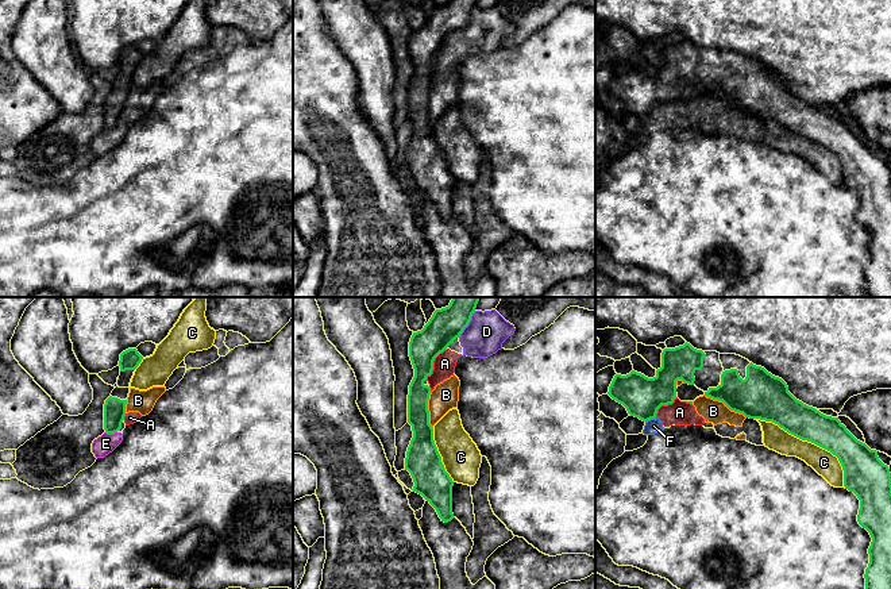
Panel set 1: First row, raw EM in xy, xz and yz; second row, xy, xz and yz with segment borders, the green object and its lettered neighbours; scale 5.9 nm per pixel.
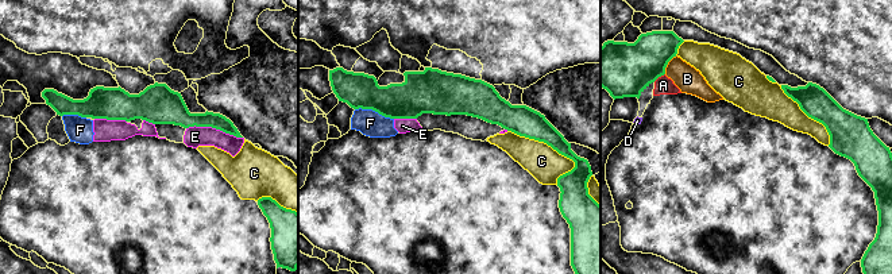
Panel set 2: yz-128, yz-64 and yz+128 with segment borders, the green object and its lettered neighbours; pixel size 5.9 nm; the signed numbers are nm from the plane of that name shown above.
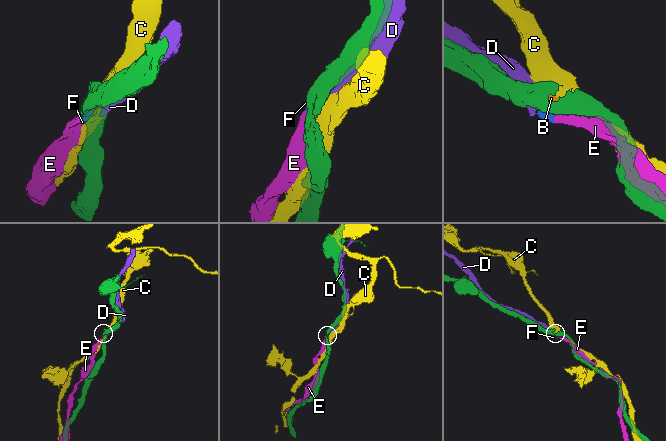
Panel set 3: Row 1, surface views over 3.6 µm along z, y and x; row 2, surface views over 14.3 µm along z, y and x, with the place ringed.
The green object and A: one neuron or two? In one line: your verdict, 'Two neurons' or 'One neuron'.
Two neurons

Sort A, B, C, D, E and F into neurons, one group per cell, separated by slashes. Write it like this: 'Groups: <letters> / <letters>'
Groups: A B D E F / C

